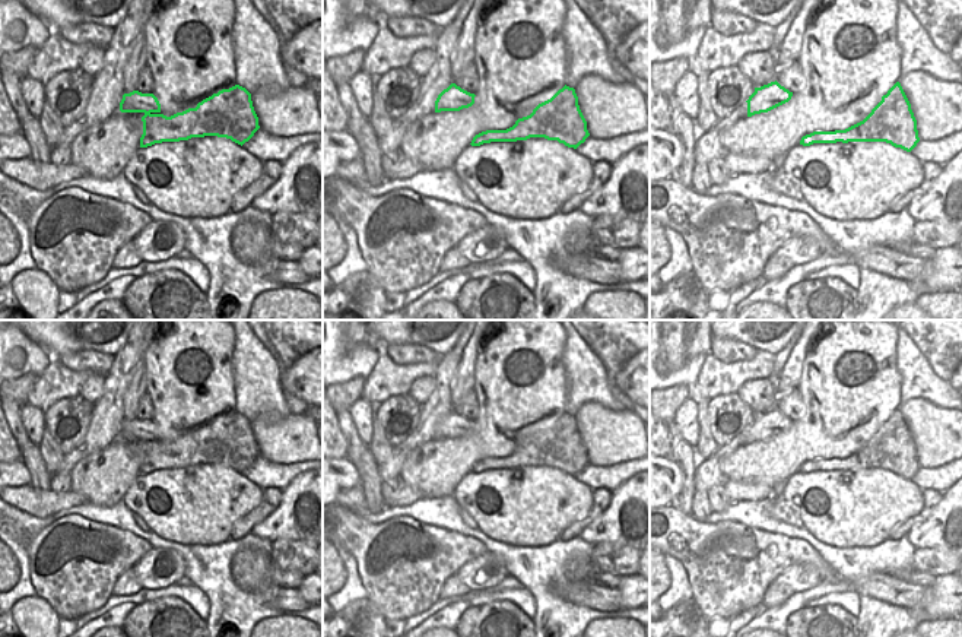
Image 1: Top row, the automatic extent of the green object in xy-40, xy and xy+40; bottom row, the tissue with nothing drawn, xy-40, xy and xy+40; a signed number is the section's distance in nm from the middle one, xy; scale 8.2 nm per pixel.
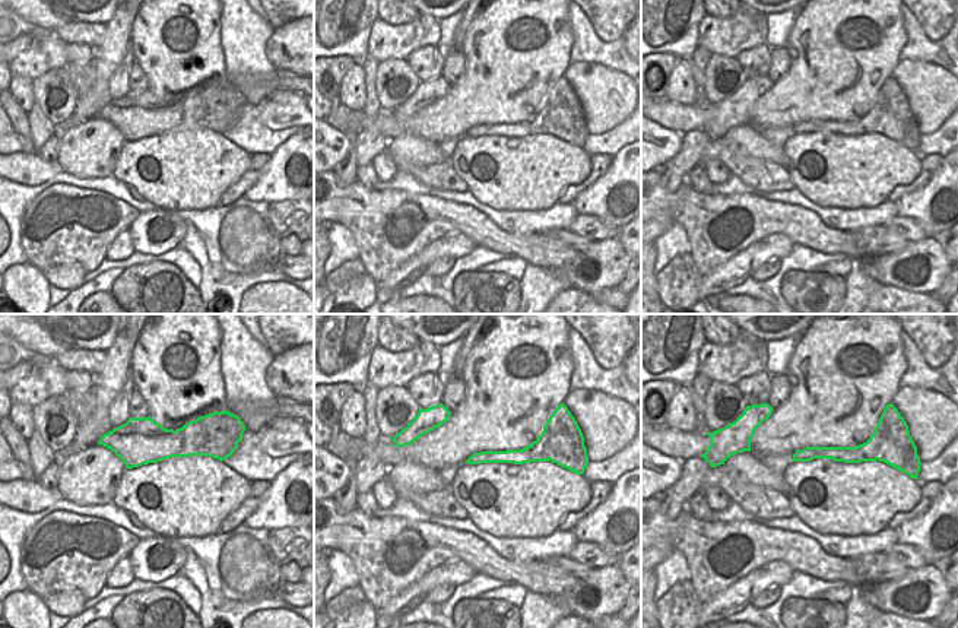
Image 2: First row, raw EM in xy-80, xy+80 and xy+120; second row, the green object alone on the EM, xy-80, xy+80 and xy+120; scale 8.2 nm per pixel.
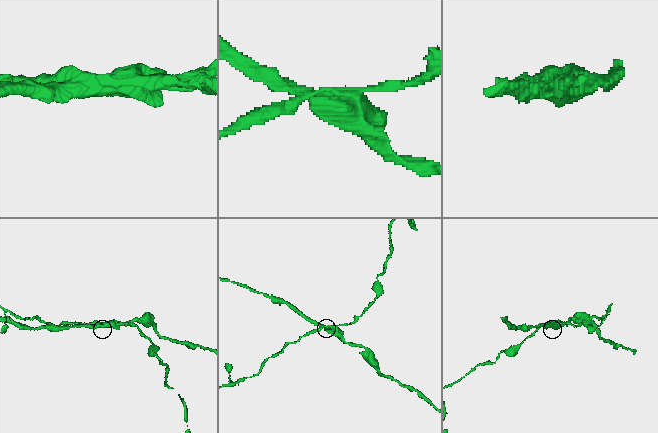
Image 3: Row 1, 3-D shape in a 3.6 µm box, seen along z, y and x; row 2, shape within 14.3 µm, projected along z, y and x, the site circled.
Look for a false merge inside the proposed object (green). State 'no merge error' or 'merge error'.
merge error

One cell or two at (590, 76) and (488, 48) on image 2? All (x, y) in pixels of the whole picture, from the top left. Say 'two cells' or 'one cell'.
two cells

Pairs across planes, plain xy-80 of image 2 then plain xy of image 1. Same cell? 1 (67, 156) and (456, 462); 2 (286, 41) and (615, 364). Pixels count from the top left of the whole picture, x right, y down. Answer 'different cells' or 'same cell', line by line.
1: same cell
2: different cells

